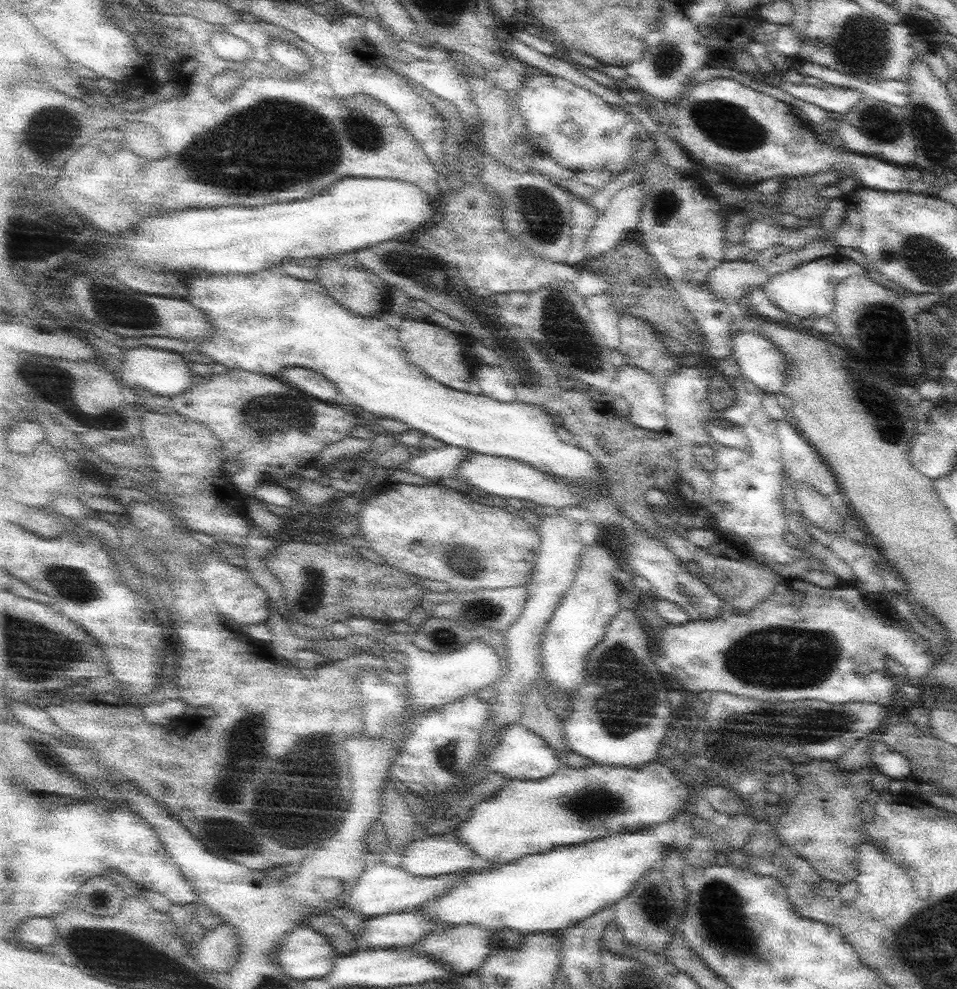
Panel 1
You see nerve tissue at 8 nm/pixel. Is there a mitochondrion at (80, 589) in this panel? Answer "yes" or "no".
yes

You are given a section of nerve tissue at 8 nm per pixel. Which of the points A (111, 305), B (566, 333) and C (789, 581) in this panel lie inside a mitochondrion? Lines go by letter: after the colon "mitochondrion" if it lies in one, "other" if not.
A: mitochondrion
B: mitochondrion
C: other

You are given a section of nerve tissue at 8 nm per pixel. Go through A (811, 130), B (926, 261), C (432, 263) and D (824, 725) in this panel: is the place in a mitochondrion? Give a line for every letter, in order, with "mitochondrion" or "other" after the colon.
A: other
B: mitochondrion
C: other
D: mitochondrion

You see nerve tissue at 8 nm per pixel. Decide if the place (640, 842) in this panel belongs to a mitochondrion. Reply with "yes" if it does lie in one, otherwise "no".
no

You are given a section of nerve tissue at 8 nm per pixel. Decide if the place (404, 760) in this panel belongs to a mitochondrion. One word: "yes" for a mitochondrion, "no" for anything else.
no

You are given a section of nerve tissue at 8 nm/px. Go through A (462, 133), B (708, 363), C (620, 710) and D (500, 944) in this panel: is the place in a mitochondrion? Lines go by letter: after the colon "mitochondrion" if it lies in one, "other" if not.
A: other
B: other
C: mitochondrion
D: other

